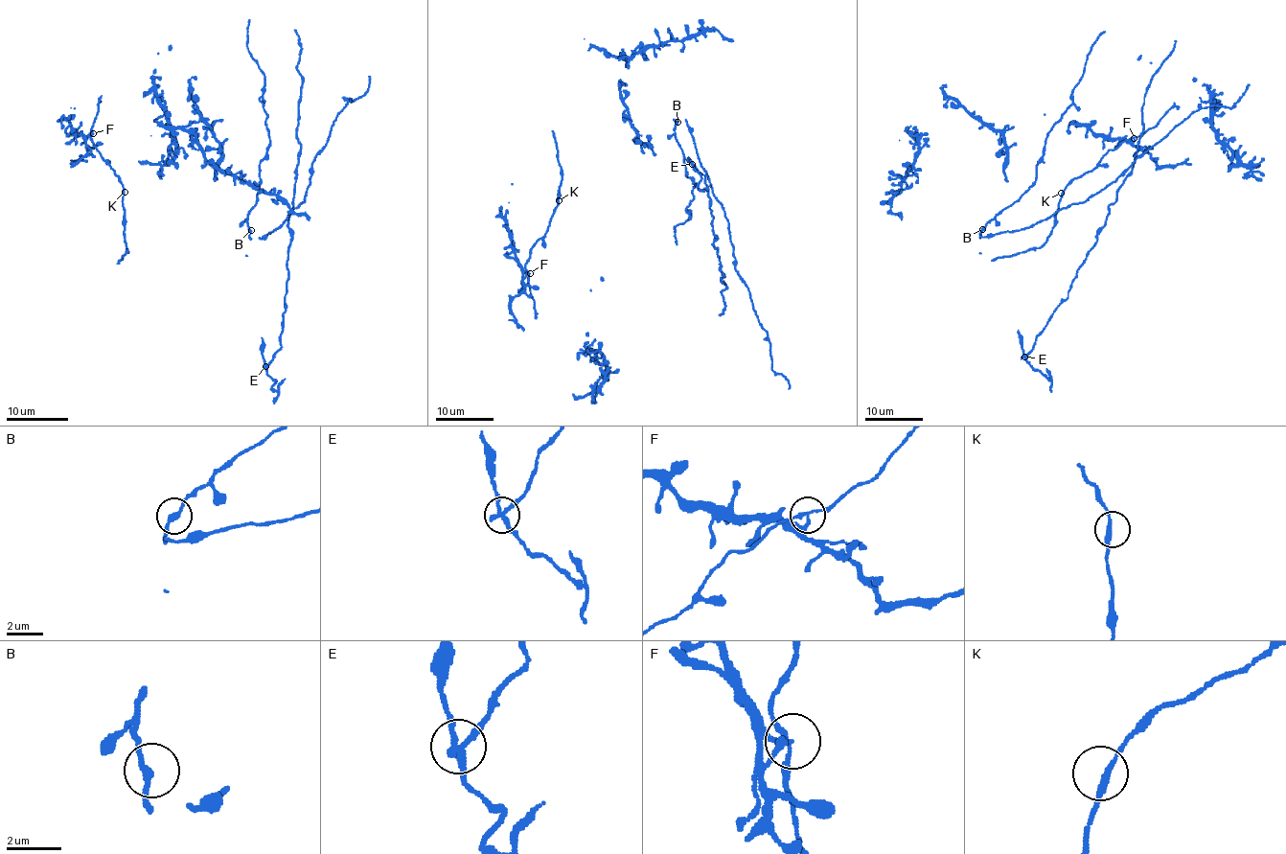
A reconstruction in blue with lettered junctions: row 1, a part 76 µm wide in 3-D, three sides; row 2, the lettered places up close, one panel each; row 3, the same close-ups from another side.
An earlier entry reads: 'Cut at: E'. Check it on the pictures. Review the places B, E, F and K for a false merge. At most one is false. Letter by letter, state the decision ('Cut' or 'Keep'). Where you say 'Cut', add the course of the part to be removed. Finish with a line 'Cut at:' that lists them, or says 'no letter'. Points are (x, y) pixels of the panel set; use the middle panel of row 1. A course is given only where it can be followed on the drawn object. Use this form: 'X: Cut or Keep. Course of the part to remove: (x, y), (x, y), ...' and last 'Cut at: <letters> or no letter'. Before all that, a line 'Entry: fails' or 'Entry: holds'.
Entry: holds
B: Keep
E: Cut. Course of the part to remove: (692, 164), (700, 175), (700, 189), (703, 191), (709, 186)
F: Keep
K: Keep
Cut at: E

